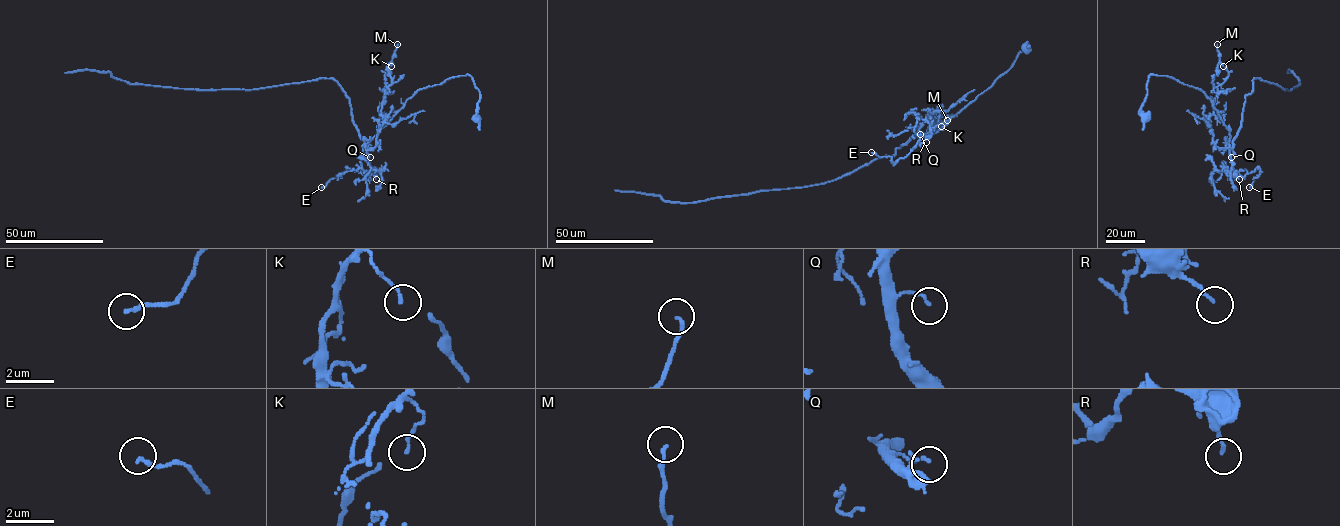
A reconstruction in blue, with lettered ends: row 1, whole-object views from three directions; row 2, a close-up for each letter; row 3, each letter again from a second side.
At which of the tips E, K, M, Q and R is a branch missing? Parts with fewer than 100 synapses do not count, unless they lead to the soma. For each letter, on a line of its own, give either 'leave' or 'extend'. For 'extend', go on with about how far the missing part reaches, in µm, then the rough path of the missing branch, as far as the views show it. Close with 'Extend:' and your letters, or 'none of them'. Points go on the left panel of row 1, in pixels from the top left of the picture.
E: leave
K: leave
M: leave
Q: leave
R: leave
Extend: none of them

